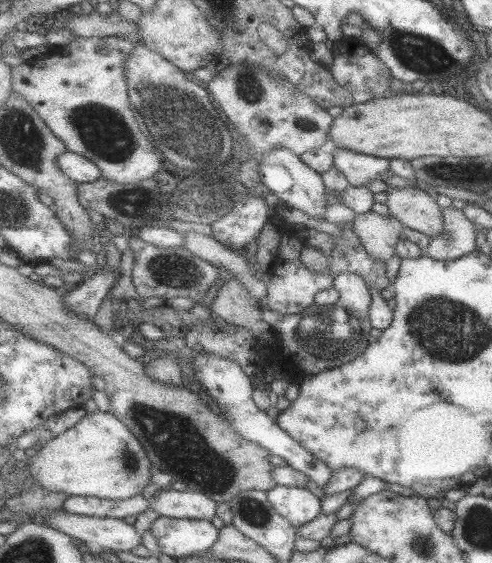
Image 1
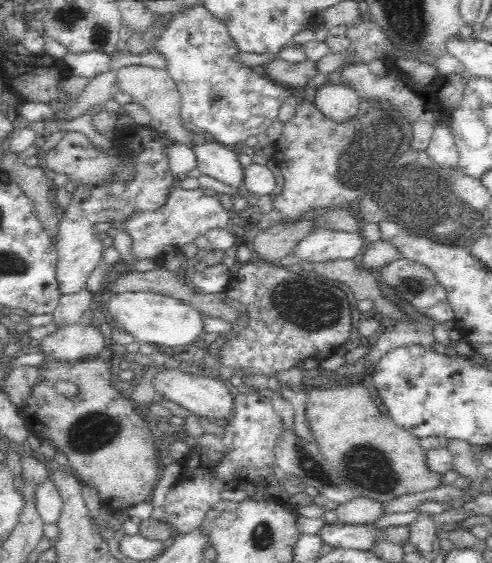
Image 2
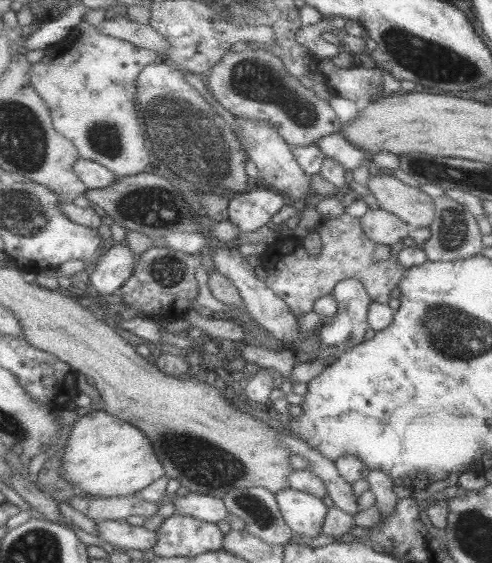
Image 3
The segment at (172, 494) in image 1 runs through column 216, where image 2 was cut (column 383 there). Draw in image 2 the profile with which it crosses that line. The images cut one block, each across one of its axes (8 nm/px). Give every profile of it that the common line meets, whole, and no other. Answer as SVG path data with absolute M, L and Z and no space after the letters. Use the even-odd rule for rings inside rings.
M356 494L350 500L338 504L334 510L337 521L350 524L376 522L386 515L386 501L361 497Z

